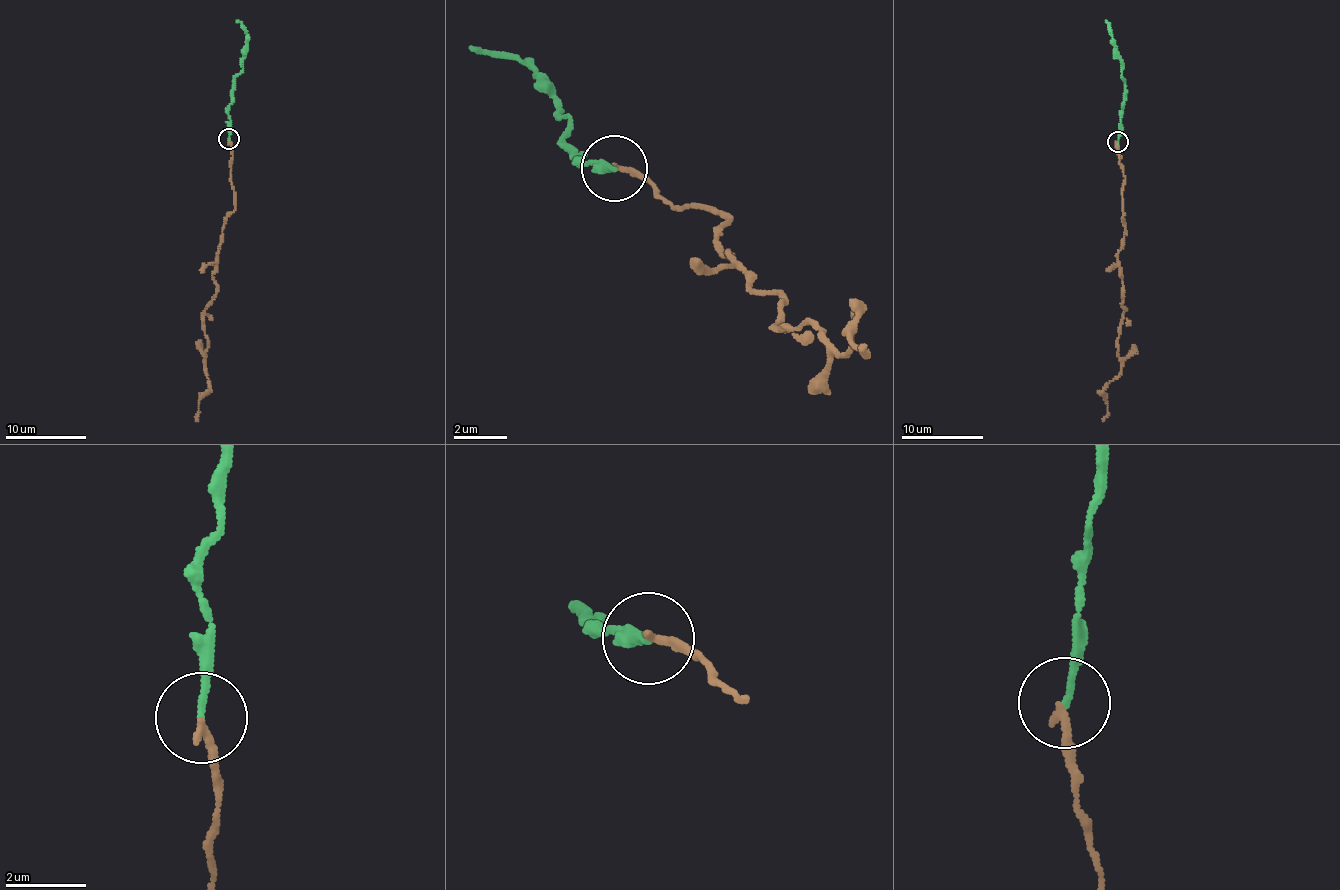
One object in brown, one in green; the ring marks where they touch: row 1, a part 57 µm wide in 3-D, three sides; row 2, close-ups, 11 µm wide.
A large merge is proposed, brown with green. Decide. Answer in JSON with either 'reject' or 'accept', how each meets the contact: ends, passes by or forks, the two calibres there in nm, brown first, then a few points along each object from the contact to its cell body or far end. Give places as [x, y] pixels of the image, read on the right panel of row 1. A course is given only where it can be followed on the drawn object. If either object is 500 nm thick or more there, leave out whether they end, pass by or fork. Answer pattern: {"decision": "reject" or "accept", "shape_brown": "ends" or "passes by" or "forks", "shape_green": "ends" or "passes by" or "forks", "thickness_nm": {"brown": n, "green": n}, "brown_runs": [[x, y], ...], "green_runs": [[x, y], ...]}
{"decision": "reject", "shape_brown": "ends", "shape_green": "ends", "thickness_nm": {"brown": 200, "green": 160}, "brown_runs": [[1118, 143], [1125, 178], [1124, 245], [1118, 254], [1121, 372], [1102, 391], [1107, 405], [1103, 421]], "green_runs": [[1118, 141], [1124, 82], [1121, 77], [1122, 61], [1105, 20]]}

